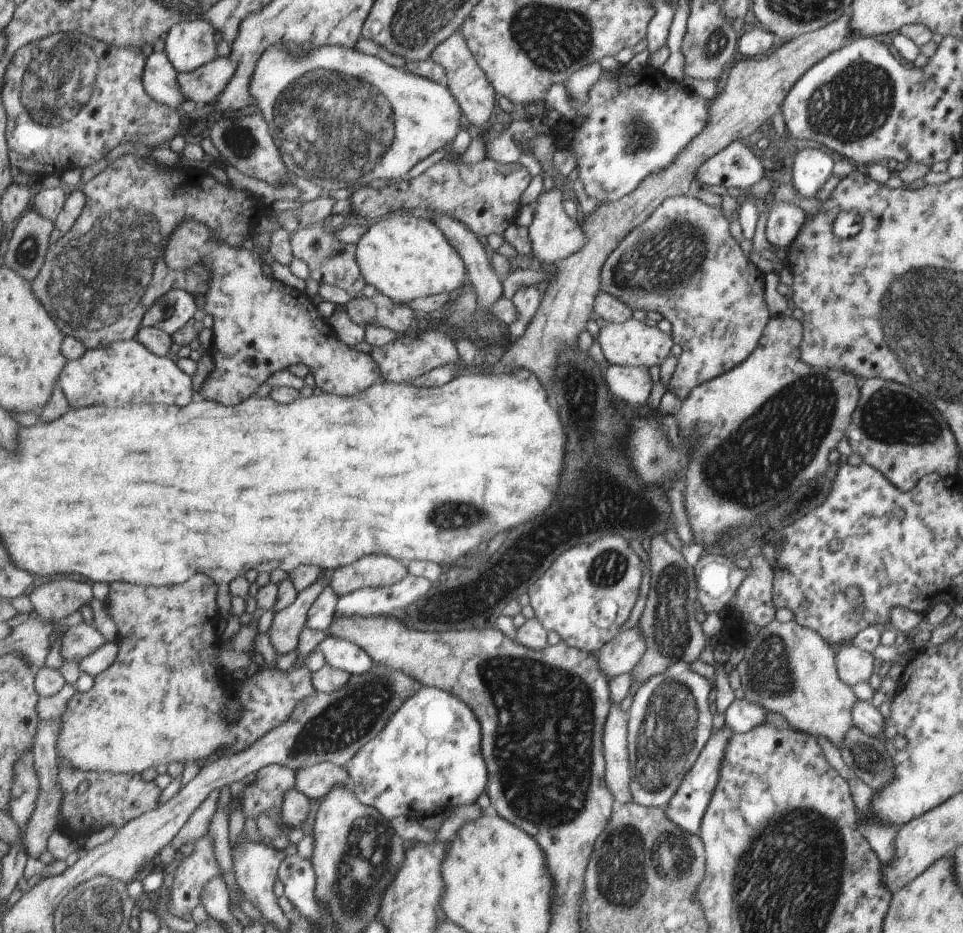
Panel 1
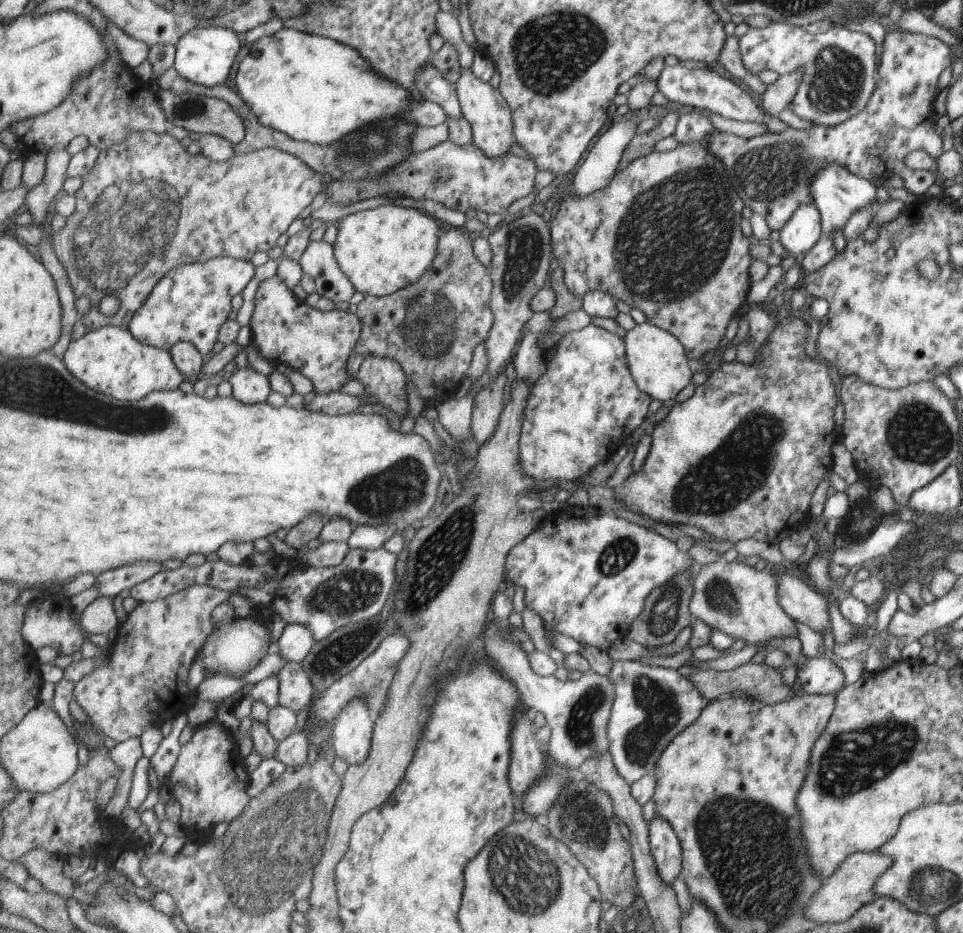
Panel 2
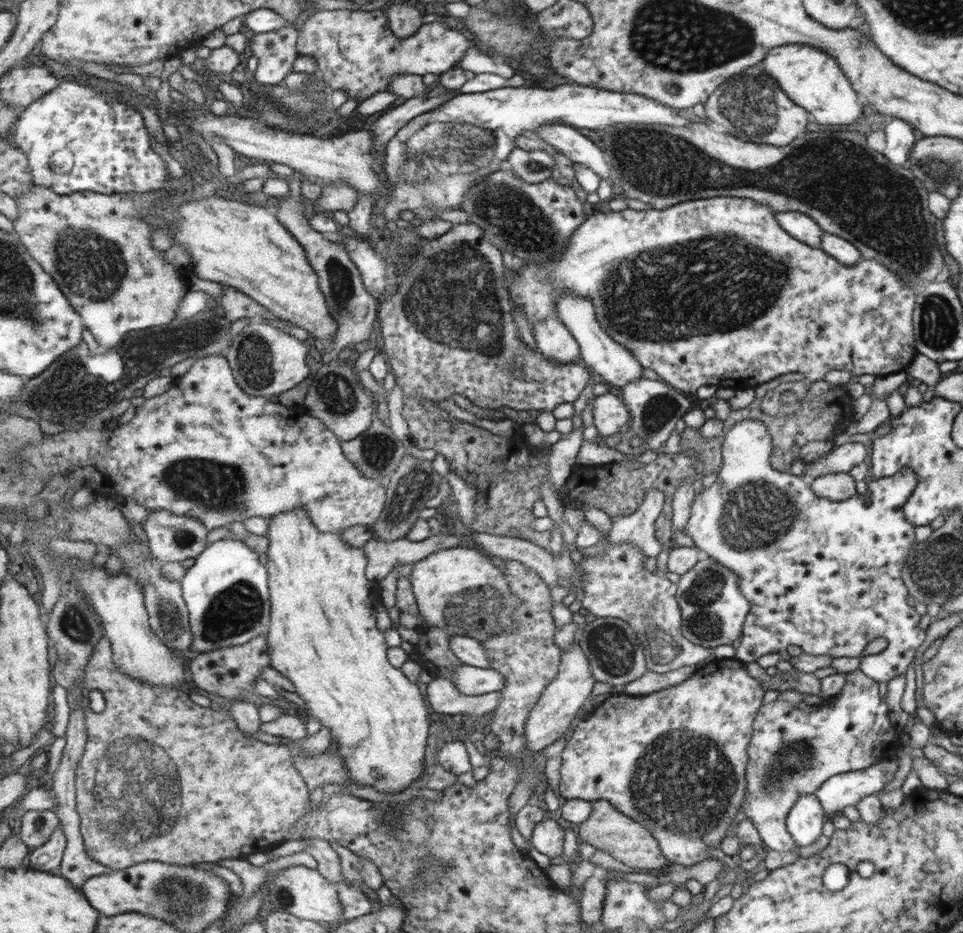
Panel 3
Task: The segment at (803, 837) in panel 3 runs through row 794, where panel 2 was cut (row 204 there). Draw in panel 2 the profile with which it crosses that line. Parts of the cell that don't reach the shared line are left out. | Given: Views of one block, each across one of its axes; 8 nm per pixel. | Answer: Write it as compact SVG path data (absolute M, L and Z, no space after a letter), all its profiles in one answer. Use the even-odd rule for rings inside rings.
M813 202L799 205L791 218L779 231L781 246L798 260L807 252L819 238L820 218Z

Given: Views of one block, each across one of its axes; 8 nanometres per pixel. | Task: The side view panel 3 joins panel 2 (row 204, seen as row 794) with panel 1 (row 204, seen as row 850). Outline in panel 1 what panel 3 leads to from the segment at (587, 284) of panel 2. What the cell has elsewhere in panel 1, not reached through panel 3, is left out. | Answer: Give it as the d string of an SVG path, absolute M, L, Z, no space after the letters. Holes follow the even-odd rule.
M691 193L686 195L677 196L676 198L667 198L647 218L642 225L637 226L631 233L628 233L626 237L619 242L618 246L615 246L614 251L610 254L610 257L606 259L606 263L602 266L601 271L601 292L617 298L619 302L623 302L625 306L628 306L633 310L653 311L661 314L661 317L667 319L671 323L671 334L674 335L675 345L681 350L681 354L677 357L677 366L675 371L671 374L671 380L666 389L672 392L678 401L687 397L687 394L691 393L691 390L698 388L703 382L711 381L713 378L719 377L721 374L727 373L729 370L734 369L735 366L742 364L758 346L759 338L762 338L763 330L765 329L767 322L770 322L771 314L767 310L766 302L766 274L763 270L759 270L759 266L755 266L755 262L751 262L751 258L748 258L747 250L743 250L743 242L735 240L735 236L731 236L729 232L729 226L731 226L731 218L727 218L727 214L723 214L723 210L719 206L706 206L693 197Z

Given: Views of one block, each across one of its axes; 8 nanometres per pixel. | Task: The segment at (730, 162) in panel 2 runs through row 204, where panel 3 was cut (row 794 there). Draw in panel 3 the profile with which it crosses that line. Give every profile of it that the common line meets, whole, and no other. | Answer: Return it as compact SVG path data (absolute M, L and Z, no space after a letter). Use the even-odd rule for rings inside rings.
M861 667L847 672L844 675L846 679L842 689L833 697L826 698L821 706L817 706L817 709L802 710L799 709L798 706L791 705L791 703L786 700L775 700L764 705L758 713L758 717L754 723L754 736L751 736L750 747L747 748L747 756L750 757L750 762L747 763L746 769L747 790L746 795L743 796L743 806L740 810L744 810L746 818L748 818L756 828L759 839L763 841L764 847L769 848L769 850L777 852L797 852L798 846L791 840L791 835L786 829L786 816L789 814L790 808L798 800L799 795L814 793L823 783L833 778L835 775L874 767L875 763L879 763L885 758L885 752L893 752L893 750L897 748L897 732L895 732L895 728L891 726L891 722L889 722L889 718L887 718L887 703L883 702L883 698L879 698L879 688L877 688L879 684L877 684L877 680L873 680L863 673Z

